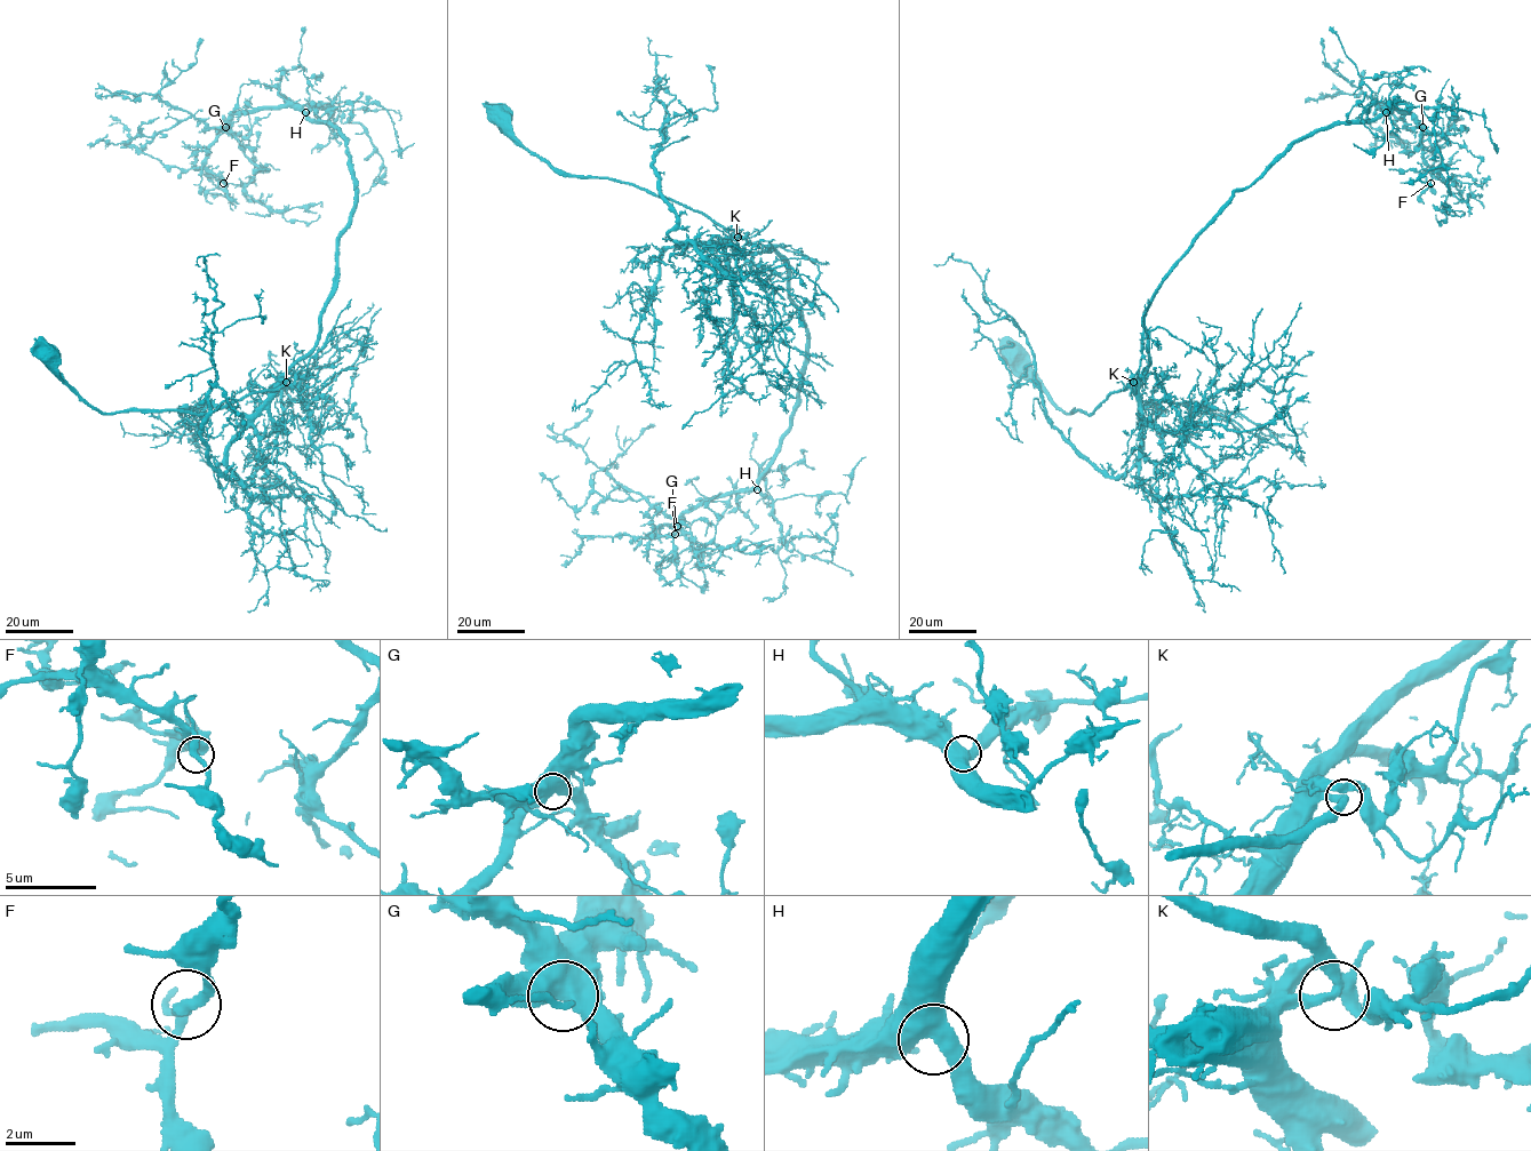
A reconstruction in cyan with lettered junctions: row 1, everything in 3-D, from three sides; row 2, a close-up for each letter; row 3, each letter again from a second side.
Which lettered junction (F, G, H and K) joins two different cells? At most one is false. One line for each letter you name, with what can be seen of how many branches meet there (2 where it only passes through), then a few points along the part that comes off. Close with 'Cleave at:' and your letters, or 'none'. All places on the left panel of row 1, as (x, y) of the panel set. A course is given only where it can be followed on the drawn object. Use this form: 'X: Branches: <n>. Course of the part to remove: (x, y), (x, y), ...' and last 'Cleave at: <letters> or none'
Cleave at: none

